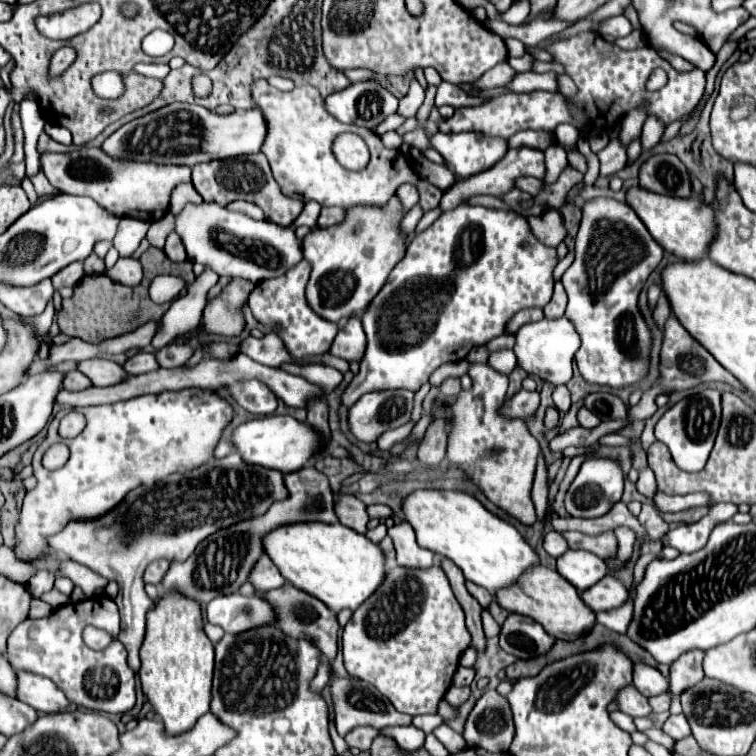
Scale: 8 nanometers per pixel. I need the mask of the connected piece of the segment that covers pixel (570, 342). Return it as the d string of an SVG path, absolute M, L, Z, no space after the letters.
M563 316L557 320L539 320L525 324L517 334L515 334L515 346L513 352L517 356L519 368L523 368L527 374L535 374L547 382L553 382L555 386L567 384L571 380L571 364L573 356L579 350L579 336L573 328L573 324Z

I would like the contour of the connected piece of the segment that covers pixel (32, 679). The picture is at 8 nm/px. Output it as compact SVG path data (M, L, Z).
M17 670L17 700L29 704L37 712L63 712L69 708L69 700L65 694L55 688L55 684L49 678L43 678L39 674Z

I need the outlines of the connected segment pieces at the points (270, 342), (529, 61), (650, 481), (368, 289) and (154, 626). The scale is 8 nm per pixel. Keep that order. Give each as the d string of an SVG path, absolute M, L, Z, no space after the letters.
M273 332L271 334L267 334L265 338L261 338L261 340L257 340L257 338L253 338L253 336L247 336L247 338L243 338L241 340L241 352L245 352L249 358L253 358L253 360L257 360L259 364L267 364L267 366L277 366L277 368L281 368L283 364L297 364L293 358L291 358L291 354L289 354L289 350L285 348L285 344L283 344L283 340L279 340L277 336L273 336Z
M527 52L521 58L508 58L510 66L517 72L527 72L532 70L534 58Z
M645 468L645 470L639 474L637 490L639 490L639 494L643 494L643 496L647 496L647 498L653 500L655 492L657 492L657 484L655 484L655 476L653 476L653 472L651 472L649 468Z
M393 196L385 206L351 206L345 210L343 222L329 228L313 228L301 240L305 260L311 264L305 298L317 316L337 324L369 306L391 268L405 256L407 234L401 230L403 216L403 204Z
M167 592L161 596L161 600L147 612L147 632L145 642L141 646L141 684L143 692L149 698L155 714L165 724L165 732L169 734L181 734L197 722L199 716L209 712L211 702L211 678L213 678L215 666L214 644L203 632L203 618L201 618L201 604L197 600L191 600L183 596L181 592Z

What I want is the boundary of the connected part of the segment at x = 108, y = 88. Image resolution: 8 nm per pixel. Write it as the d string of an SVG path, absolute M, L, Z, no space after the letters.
M107 71L92 78L92 88L103 99L119 98L124 90L123 77L116 71Z

